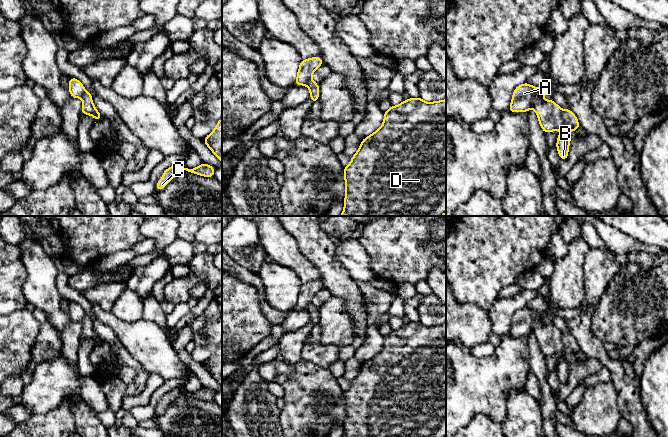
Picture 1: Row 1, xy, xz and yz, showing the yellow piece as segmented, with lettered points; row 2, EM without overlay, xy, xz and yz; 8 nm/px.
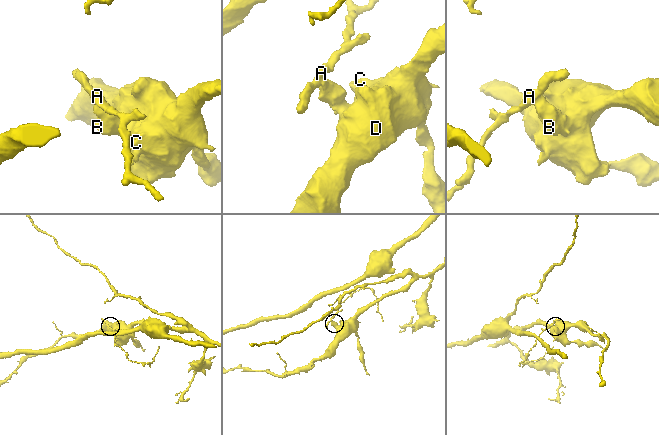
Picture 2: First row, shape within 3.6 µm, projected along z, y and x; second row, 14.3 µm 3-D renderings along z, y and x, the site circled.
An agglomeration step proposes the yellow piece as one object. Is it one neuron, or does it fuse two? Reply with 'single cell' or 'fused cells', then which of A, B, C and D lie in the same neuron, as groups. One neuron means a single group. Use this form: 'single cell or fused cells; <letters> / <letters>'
fused cells; A / B C D

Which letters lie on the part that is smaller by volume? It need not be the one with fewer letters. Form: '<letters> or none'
A

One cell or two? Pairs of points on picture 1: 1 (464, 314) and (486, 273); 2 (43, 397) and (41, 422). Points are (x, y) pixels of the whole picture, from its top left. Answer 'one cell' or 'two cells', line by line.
1: two cells
2: two cells

